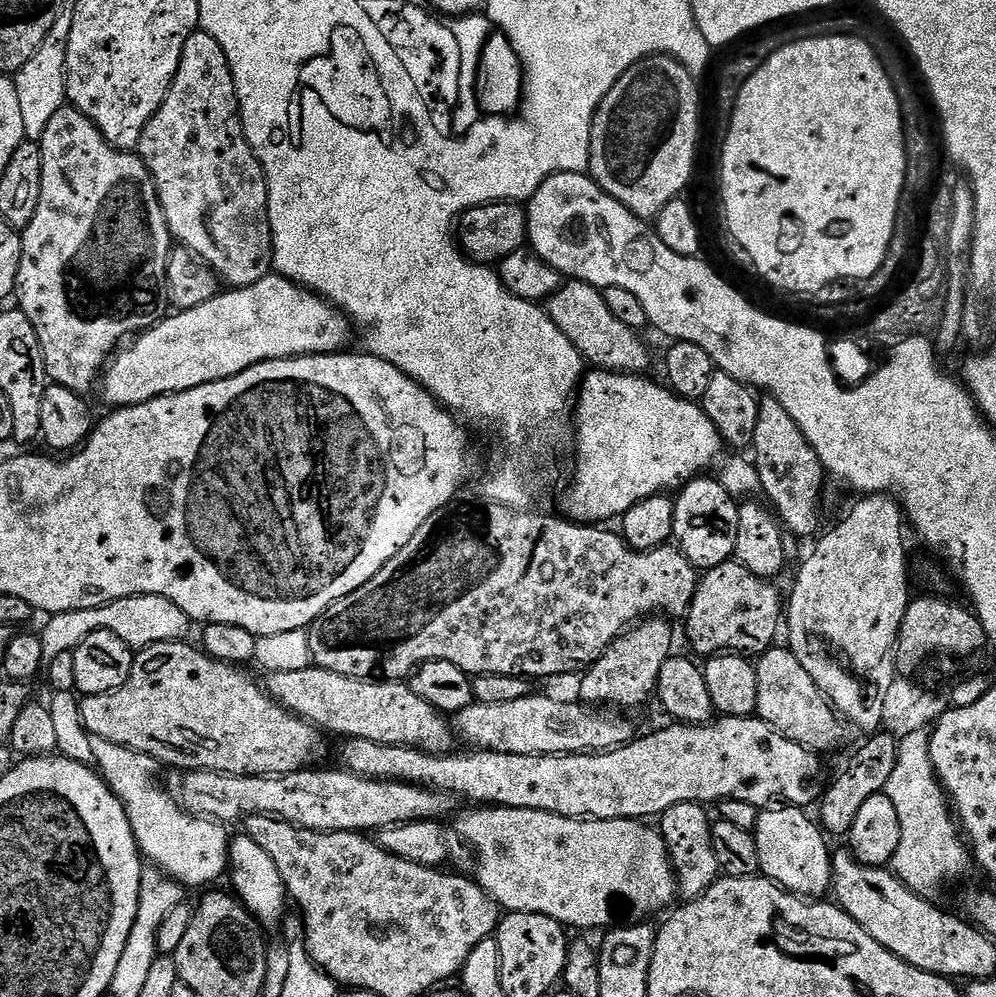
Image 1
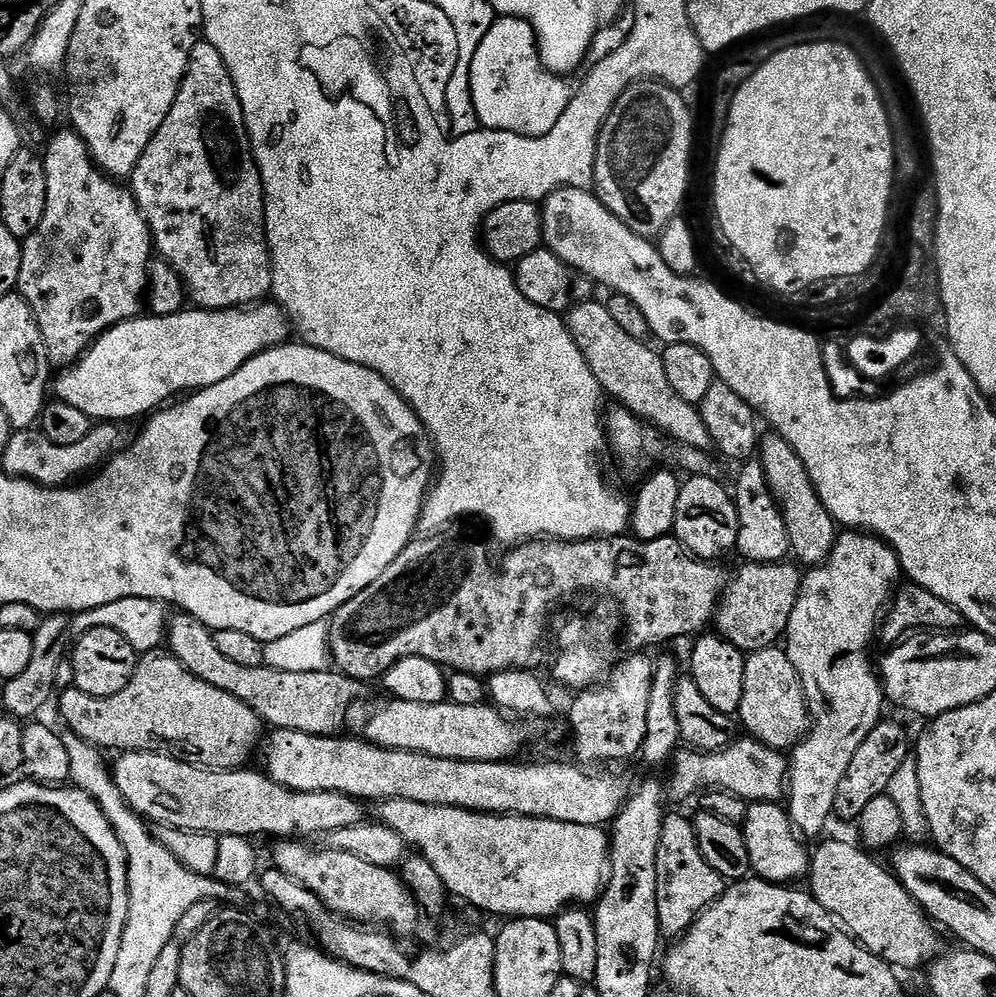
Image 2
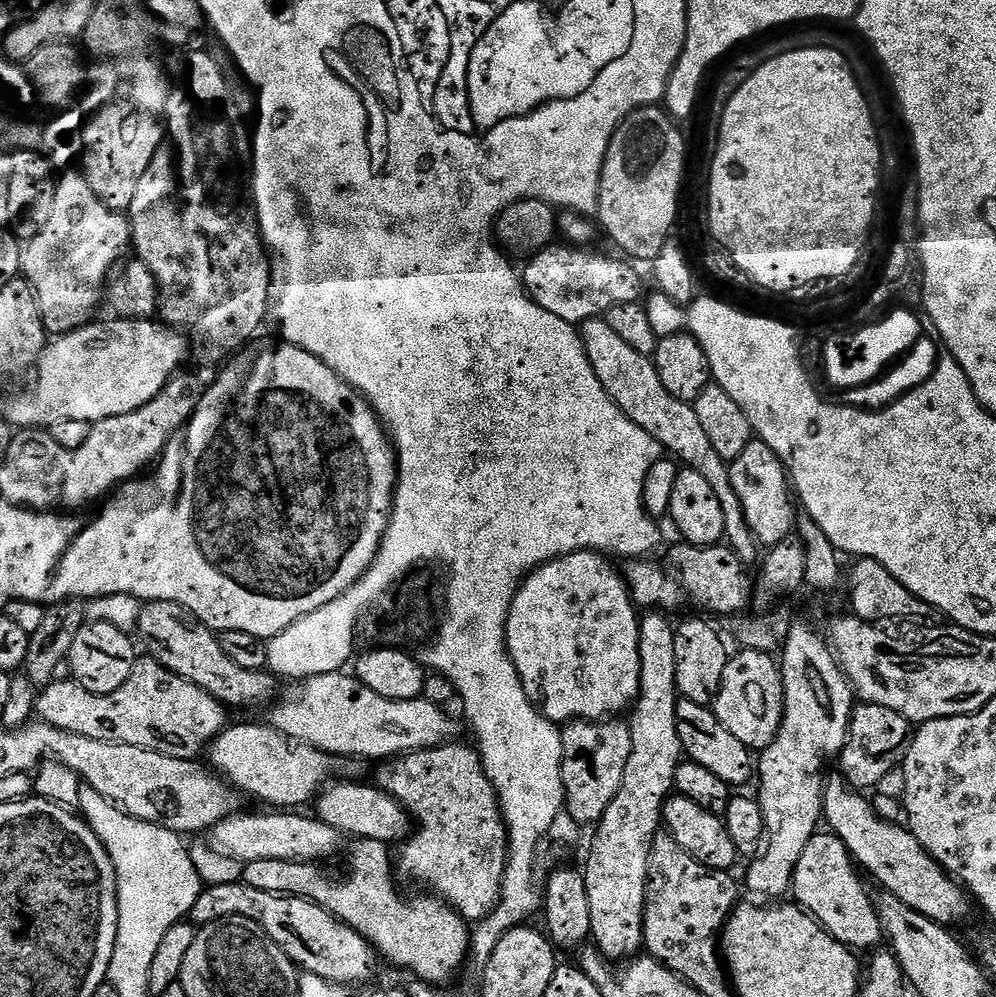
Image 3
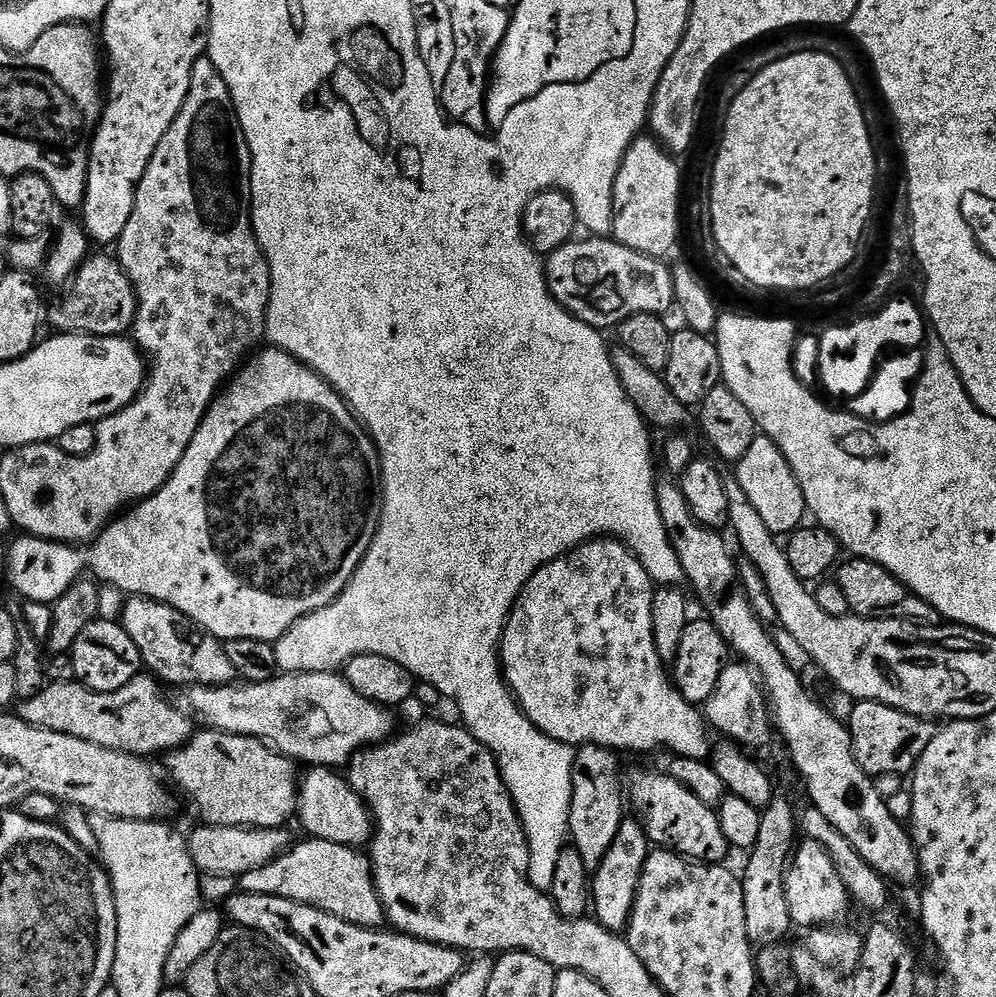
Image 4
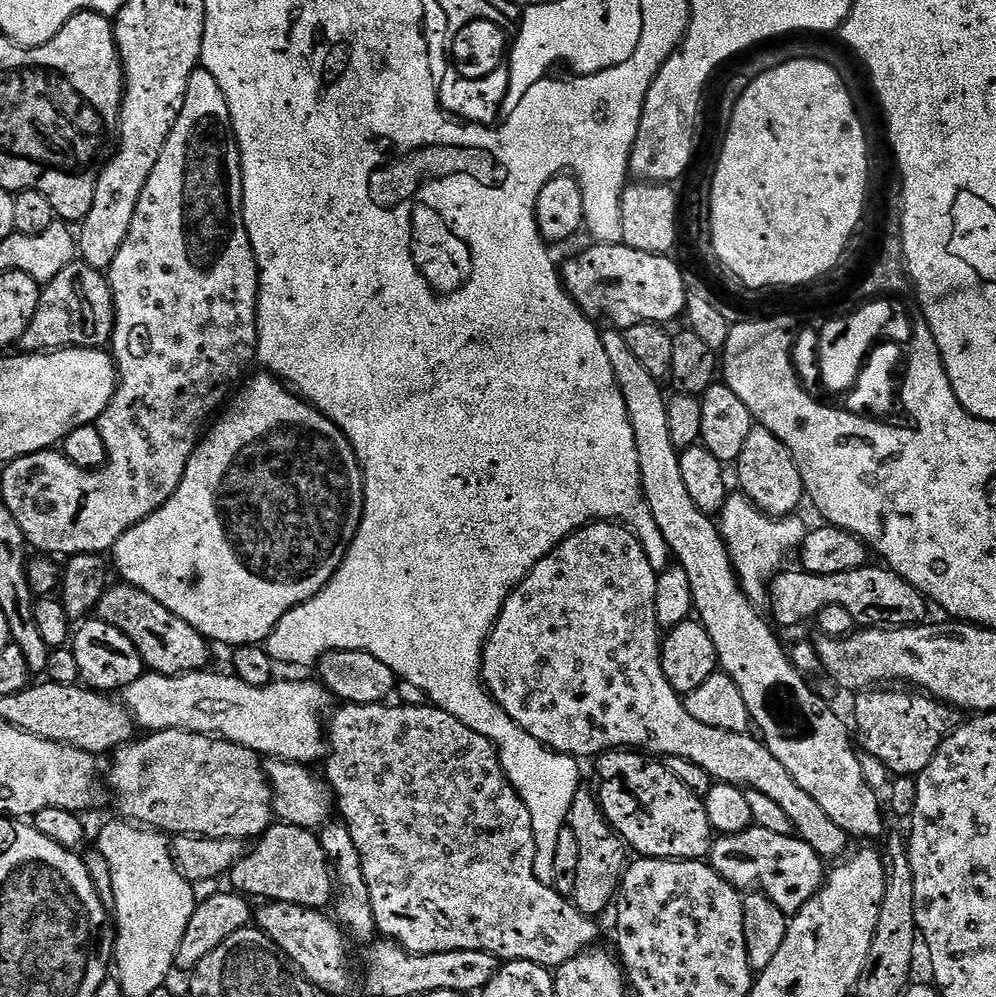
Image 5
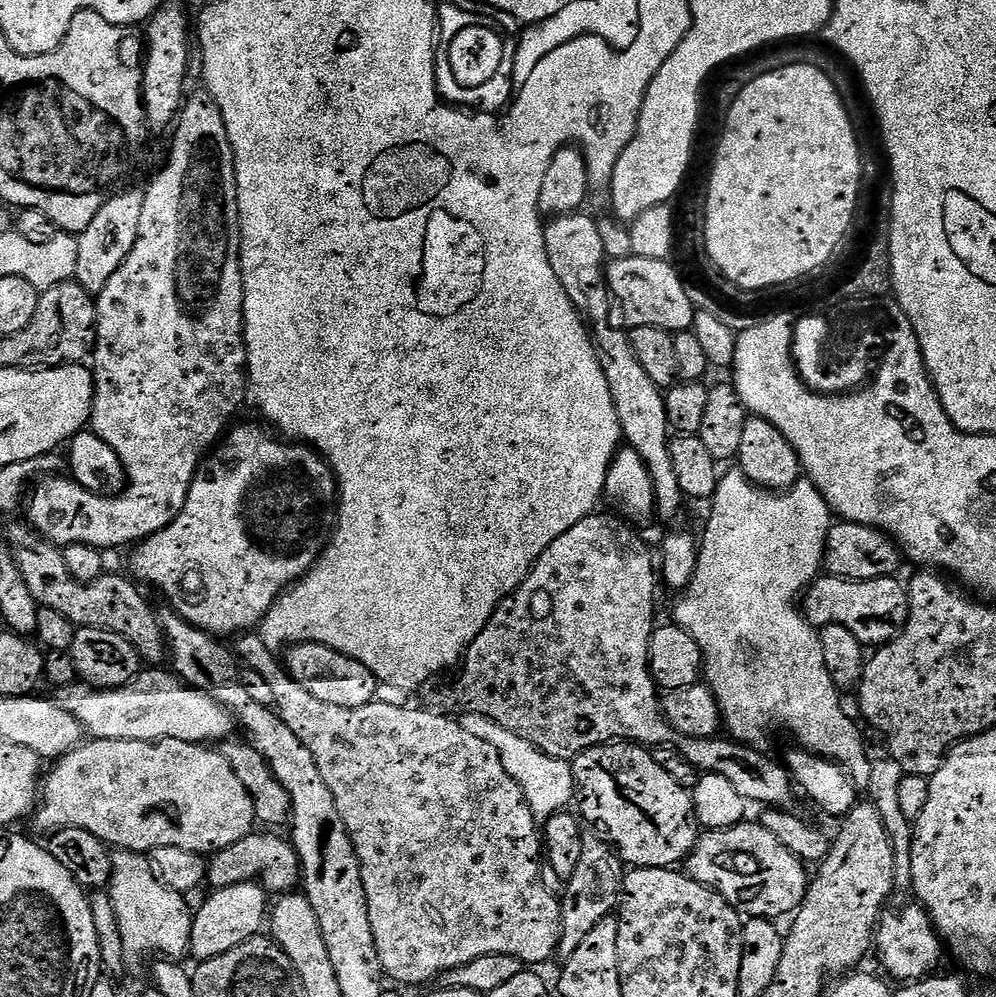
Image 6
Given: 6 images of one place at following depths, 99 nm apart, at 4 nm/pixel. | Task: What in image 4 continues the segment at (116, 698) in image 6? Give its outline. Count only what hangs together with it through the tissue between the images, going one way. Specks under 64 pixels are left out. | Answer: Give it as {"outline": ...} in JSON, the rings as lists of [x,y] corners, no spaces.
{"outline":[[[289,672],[257,684],[233,682],[217,688],[192,686],[187,692],[187,707],[197,717],[200,715],[208,723],[205,725],[209,729],[253,736],[304,766],[339,769],[347,765],[357,752],[373,744],[383,744],[397,731],[396,720],[388,713],[391,711],[385,705],[376,704],[370,698],[358,694],[358,690],[354,690],[354,686],[350,686],[350,682],[336,672]]]}

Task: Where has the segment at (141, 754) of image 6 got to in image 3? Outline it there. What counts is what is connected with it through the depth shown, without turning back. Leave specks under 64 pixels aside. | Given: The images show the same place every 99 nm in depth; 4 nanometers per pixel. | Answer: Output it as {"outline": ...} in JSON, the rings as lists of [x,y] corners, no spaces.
{"outline":[[[236,724],[225,727],[212,741],[211,767],[233,789],[245,792],[272,810],[296,810],[299,804],[311,805],[318,793],[333,779],[342,764],[341,757],[318,750],[264,724]]]}

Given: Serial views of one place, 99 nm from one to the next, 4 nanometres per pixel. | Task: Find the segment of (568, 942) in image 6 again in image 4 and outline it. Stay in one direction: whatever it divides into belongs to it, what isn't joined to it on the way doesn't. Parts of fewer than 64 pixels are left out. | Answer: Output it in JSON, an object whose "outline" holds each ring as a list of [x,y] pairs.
{"outline":[[[596,744],[583,745],[574,758],[568,834],[571,847],[576,848],[578,854],[582,854],[582,862],[586,862],[589,870],[595,870],[600,865],[606,850],[614,842],[620,825],[626,819],[622,772],[620,776],[620,764],[616,759],[618,756],[613,749],[599,748]]]}

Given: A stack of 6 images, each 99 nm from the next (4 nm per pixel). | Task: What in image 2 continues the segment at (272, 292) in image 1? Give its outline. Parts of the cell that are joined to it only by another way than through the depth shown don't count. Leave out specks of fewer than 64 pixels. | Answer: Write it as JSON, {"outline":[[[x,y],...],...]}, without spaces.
{"outline":[[[275,302],[188,311],[181,310],[173,316],[141,314],[135,320],[123,320],[121,324],[106,329],[97,340],[92,341],[92,347],[75,364],[63,369],[57,380],[55,377],[55,399],[82,410],[82,414],[89,416],[93,422],[121,422],[120,420],[132,420],[135,416],[144,418],[181,394],[191,394],[222,382],[222,378],[230,378],[230,374],[234,374],[234,370],[241,368],[250,358],[289,339],[290,321],[285,316],[284,309]]]}

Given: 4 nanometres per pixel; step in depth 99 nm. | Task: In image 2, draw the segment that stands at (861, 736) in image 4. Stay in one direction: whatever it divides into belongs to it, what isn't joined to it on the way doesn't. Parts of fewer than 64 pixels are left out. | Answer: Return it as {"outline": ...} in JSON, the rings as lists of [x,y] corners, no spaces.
{"outline":[[[889,718],[881,719],[879,724],[866,734],[866,742],[858,746],[858,751],[854,753],[854,759],[850,762],[850,767],[846,769],[846,778],[838,785],[838,798],[834,798],[836,807],[835,815],[841,816],[844,820],[859,821],[862,810],[866,810],[866,805],[873,798],[885,795],[890,786],[890,778],[910,758],[910,740],[908,744],[908,732],[900,724],[895,724]]]}

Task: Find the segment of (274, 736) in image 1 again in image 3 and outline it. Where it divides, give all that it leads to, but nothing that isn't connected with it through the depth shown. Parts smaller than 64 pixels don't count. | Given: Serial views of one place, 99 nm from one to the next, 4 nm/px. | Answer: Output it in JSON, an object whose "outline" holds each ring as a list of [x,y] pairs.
{"outline":[[[151,658],[137,659],[132,666],[130,678],[118,690],[110,694],[94,694],[71,678],[57,678],[47,685],[36,697],[35,715],[51,728],[57,728],[70,734],[82,734],[82,738],[94,738],[98,742],[114,742],[126,746],[142,746],[146,750],[154,750],[166,754],[170,758],[196,760],[199,752],[209,747],[212,741],[224,731],[225,705],[206,694],[194,682],[166,670]]]}

